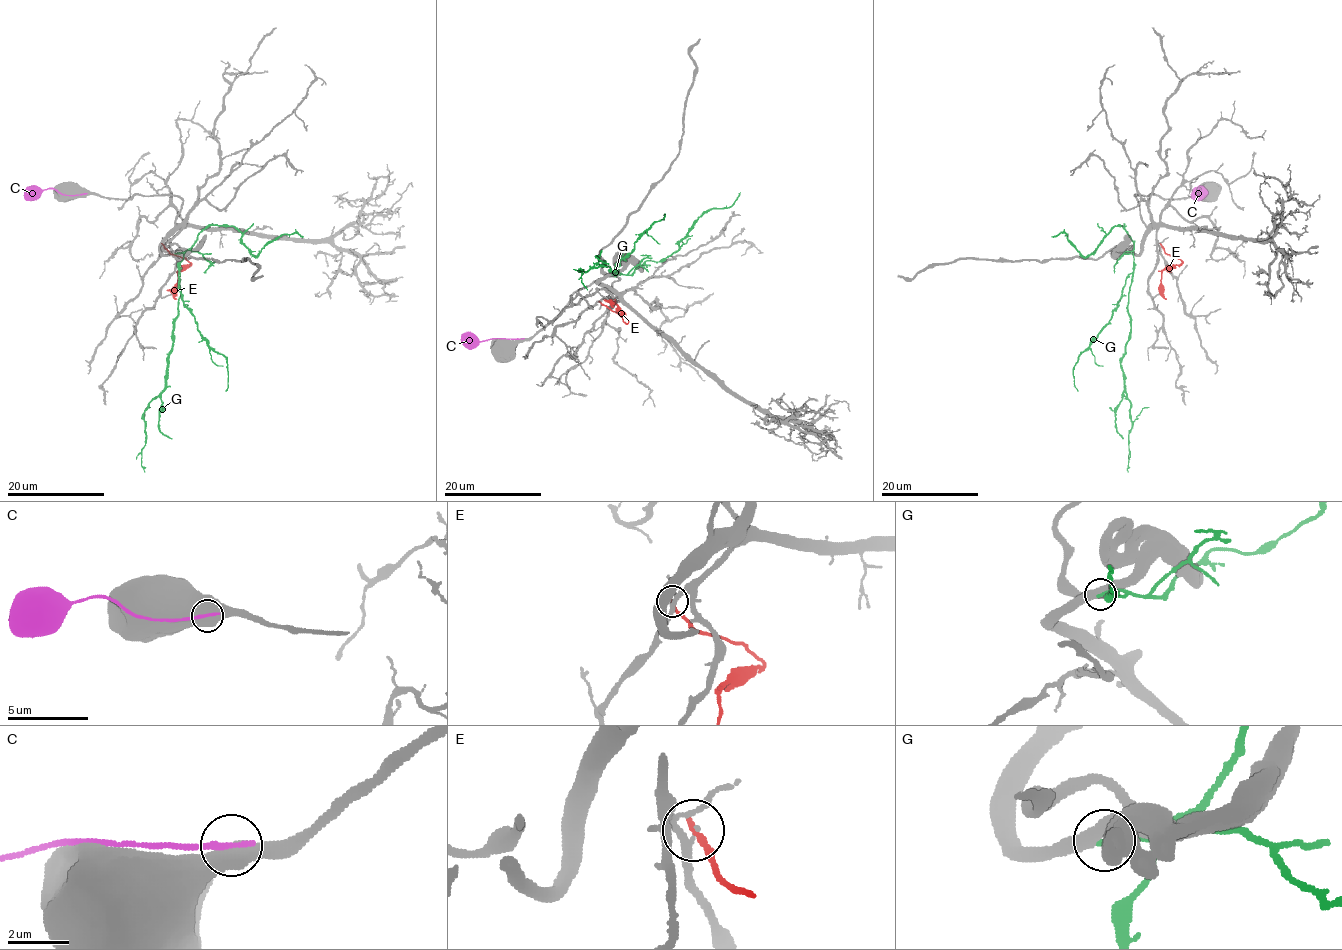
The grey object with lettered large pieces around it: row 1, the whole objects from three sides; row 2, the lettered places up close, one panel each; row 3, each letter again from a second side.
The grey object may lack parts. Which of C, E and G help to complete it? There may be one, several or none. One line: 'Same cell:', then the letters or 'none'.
Same cell: G

